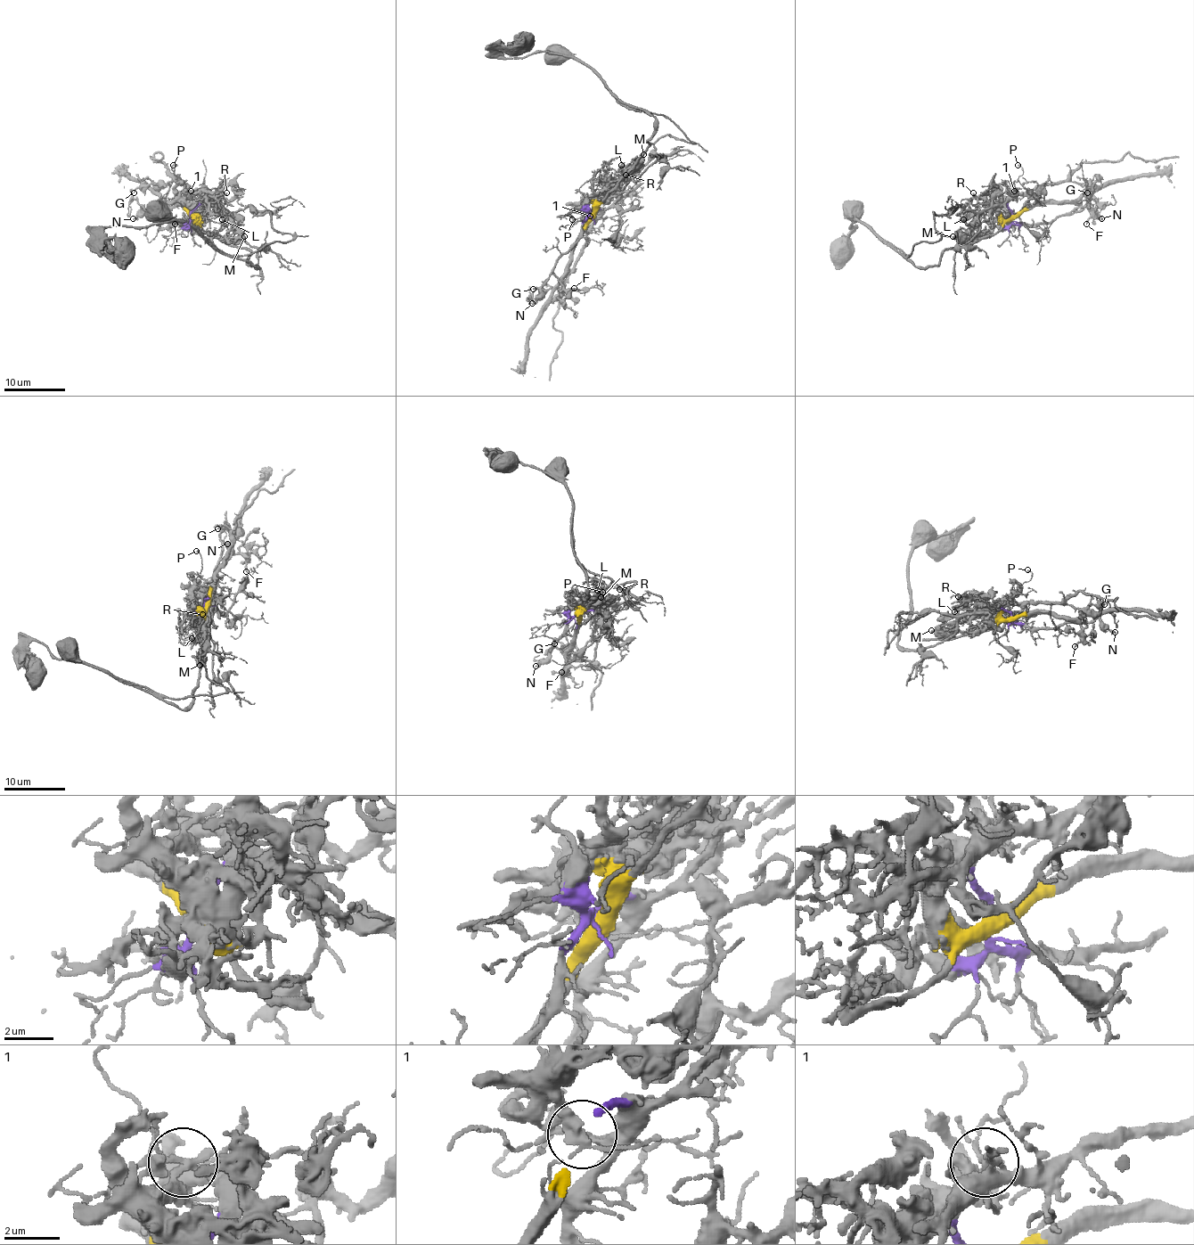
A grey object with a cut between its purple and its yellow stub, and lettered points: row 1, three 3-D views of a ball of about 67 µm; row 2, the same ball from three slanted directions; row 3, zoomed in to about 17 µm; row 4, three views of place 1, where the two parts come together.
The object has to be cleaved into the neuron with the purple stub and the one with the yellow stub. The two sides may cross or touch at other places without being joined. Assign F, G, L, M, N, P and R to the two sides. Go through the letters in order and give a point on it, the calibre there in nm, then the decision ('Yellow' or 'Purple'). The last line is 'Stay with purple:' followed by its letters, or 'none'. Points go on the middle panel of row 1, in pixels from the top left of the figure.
F: Place: (574, 288). Thickness 200 nm. Purple
G: Place: (533, 289). Thickness 150 nm. Purple
L: Place: (621, 165). Thickness 260 nm. Yellow
M: Place: (643, 154). Thickness 320 nm. Yellow
N: Place: (532, 303). Thickness 200 nm. Purple
P: Place: (572, 219). Thickness 130 nm. Purple
R: Place: (625, 175). Thickness 170 nm. Yellow
Stay with purple: F, G, N, P

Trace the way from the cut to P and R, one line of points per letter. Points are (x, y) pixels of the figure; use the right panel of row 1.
P: (1013, 216), (1008, 200), (1015, 193), (1013, 183), (1023, 174), (1018, 164)
R: (1013, 216), (1006, 219), (986, 200), (972, 193)

